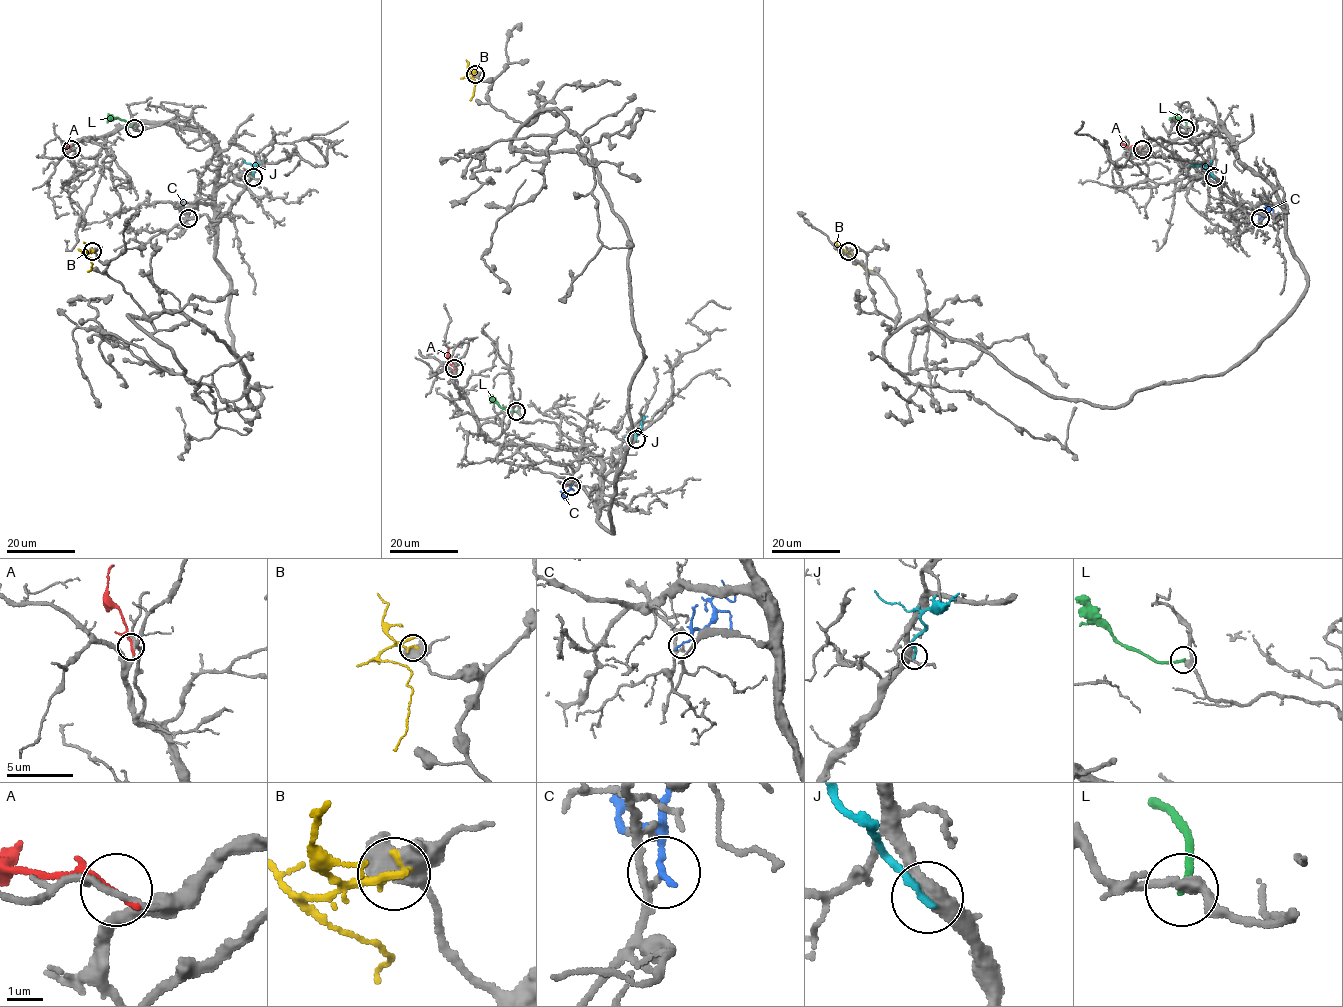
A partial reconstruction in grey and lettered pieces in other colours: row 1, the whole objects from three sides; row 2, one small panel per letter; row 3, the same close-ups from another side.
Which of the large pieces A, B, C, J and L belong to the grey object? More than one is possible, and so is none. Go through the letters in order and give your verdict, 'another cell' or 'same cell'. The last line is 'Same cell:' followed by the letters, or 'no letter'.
A: another cell
B: another cell
C: another cell
J: another cell
L: another cell
Same cell: no letter

